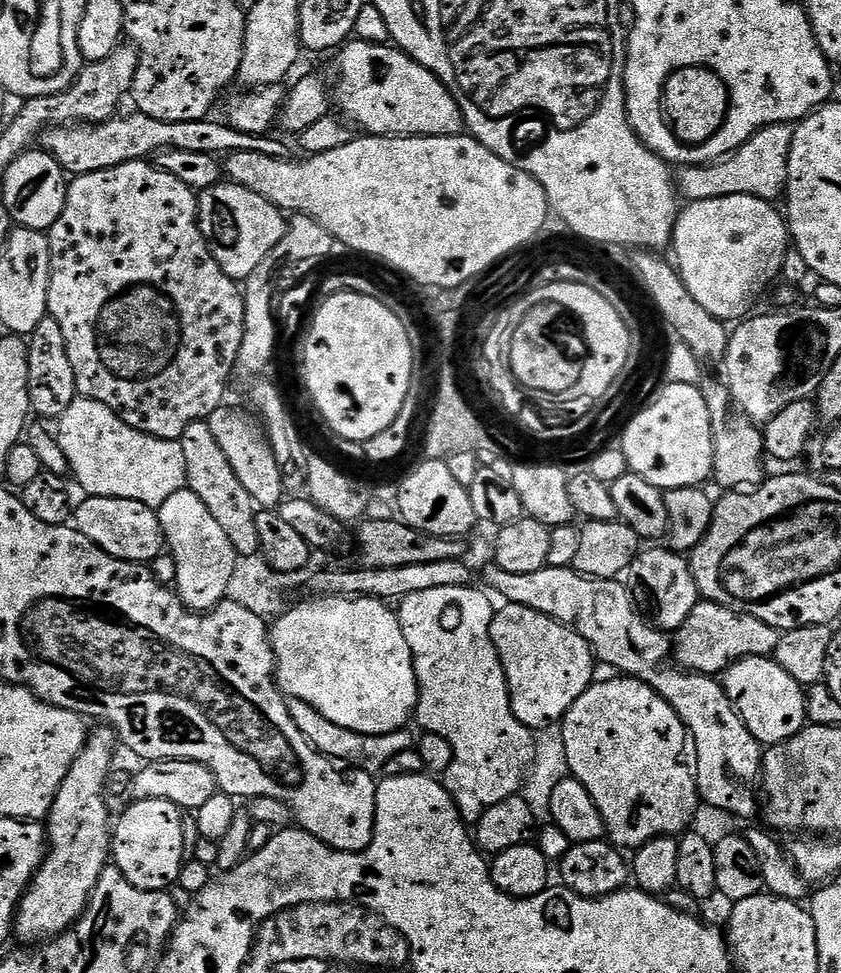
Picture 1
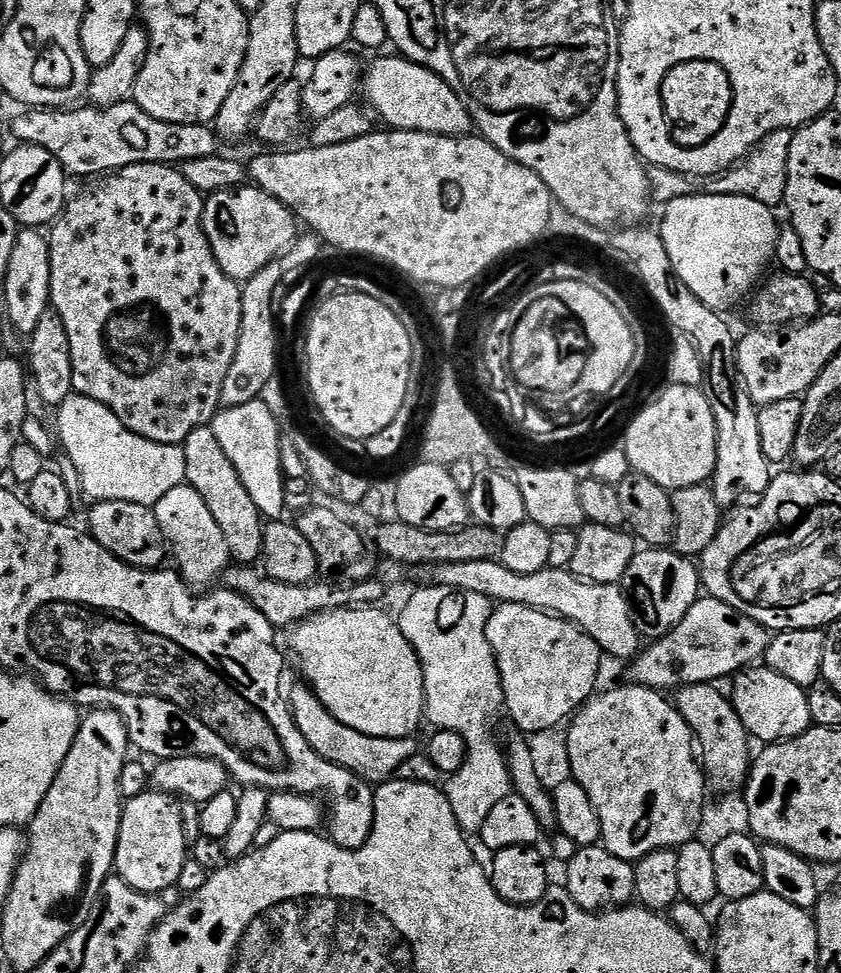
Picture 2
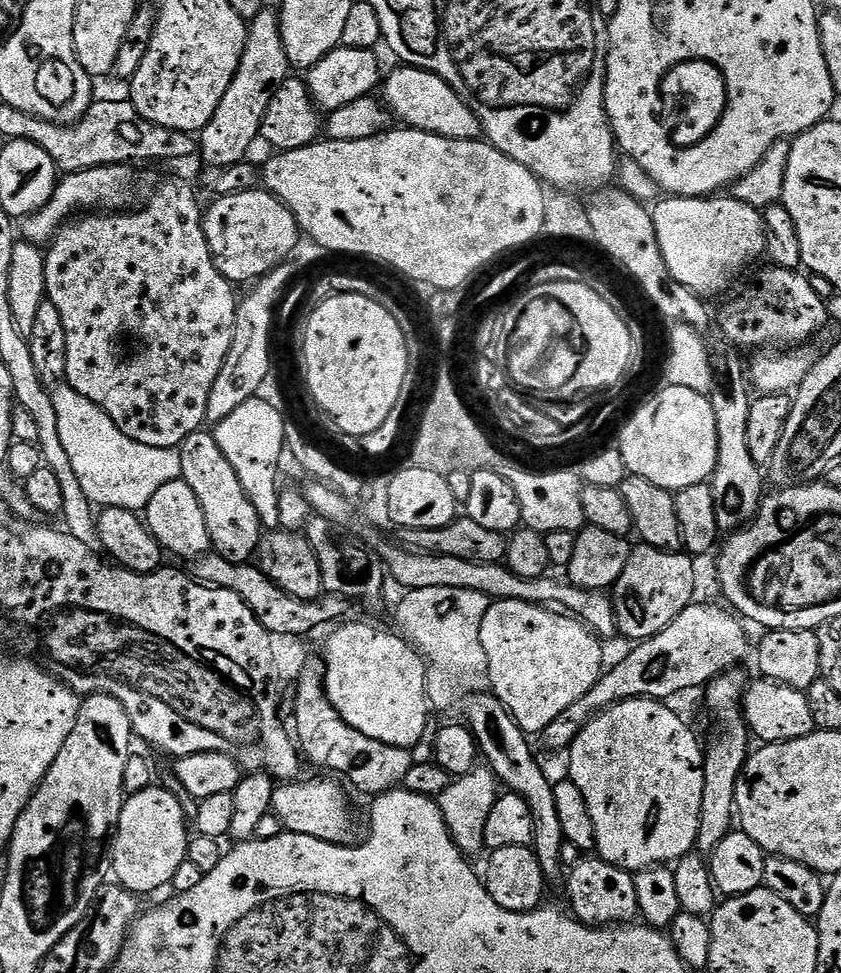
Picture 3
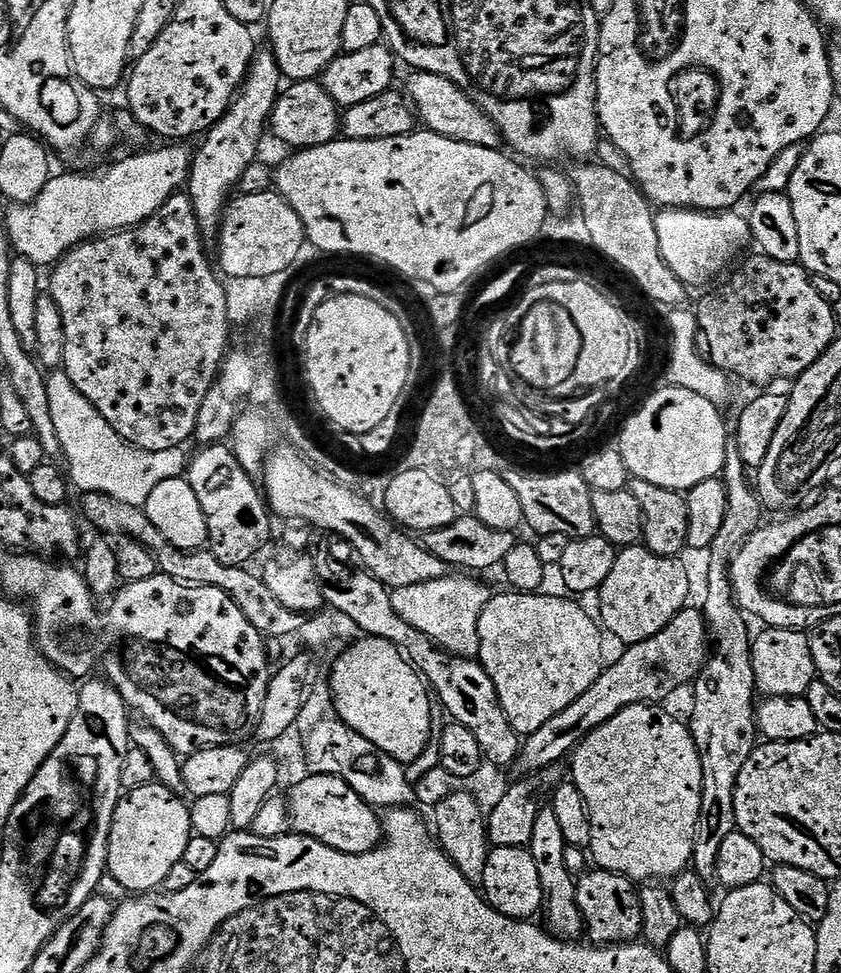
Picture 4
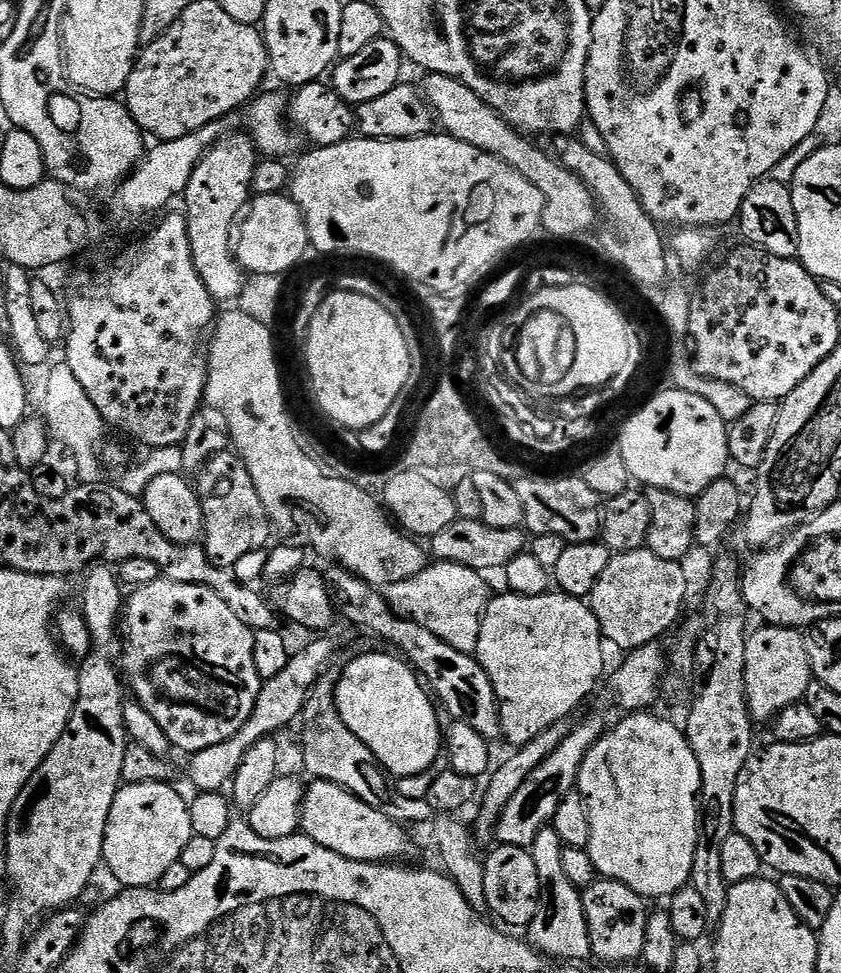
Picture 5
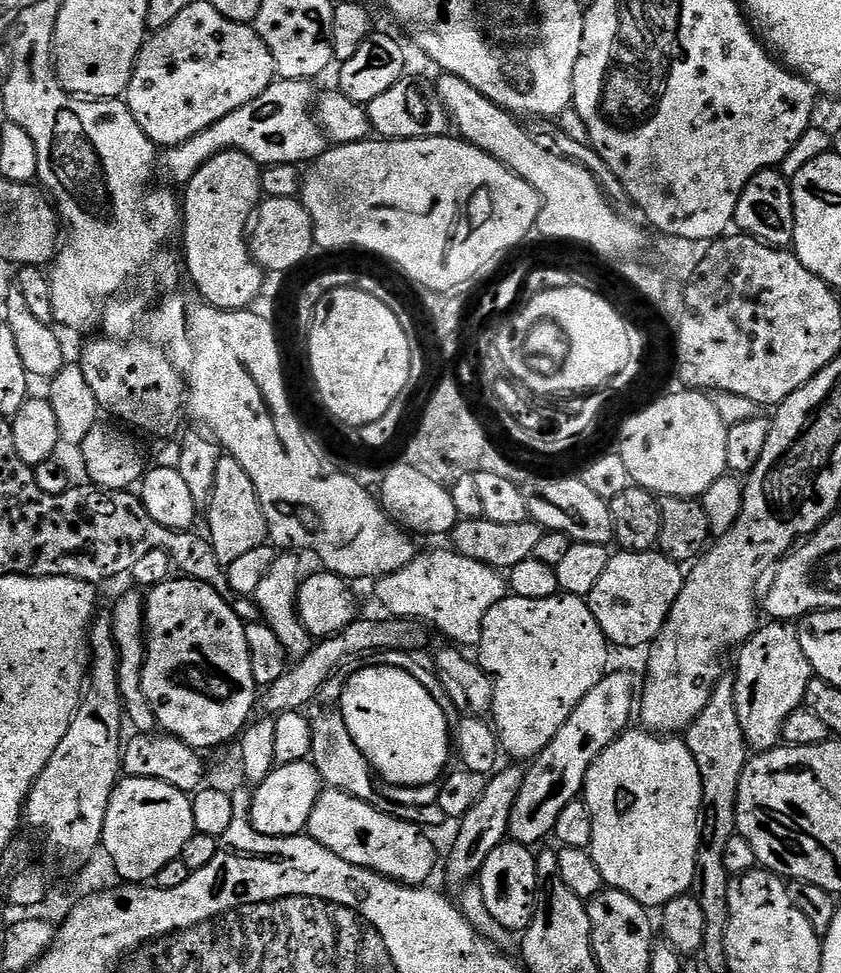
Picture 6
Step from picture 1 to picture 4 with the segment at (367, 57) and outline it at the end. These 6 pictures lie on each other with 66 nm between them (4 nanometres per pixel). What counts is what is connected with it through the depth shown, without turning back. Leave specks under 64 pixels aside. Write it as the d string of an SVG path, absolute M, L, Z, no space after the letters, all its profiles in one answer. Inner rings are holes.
M413 71L408 80L406 95L418 117L419 123L429 132L450 138L454 142L466 142L470 146L500 148L500 129L488 115L467 96L453 80L447 80L433 72Z

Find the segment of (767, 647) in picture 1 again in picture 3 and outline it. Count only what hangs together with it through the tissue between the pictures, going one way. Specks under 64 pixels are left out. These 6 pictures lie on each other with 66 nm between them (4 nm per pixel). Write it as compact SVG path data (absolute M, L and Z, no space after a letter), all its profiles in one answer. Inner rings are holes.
M693 602L686 606L686 610L682 610L682 614L678 614L678 618L674 618L674 622L670 622L670 626L666 626L666 630L654 634L649 640L639 641L633 647L636 649L633 652L626 653L613 668L611 665L601 675L600 681L586 695L578 698L578 702L574 702L574 706L570 706L567 710L562 710L562 714L558 714L558 718L554 718L554 722L550 722L550 726L546 726L546 730L542 733L542 740L544 740L545 746L553 748L556 752L561 751L560 753L563 753L572 747L574 738L578 738L578 734L583 728L599 712L604 712L610 706L621 704L623 700L659 700L668 702L671 701L671 696L676 696L679 692L688 692L691 688L703 689L718 674L743 665L743 660L748 656L748 632L744 629L746 624L739 615L733 614L727 607L724 608L719 608L716 604Z

